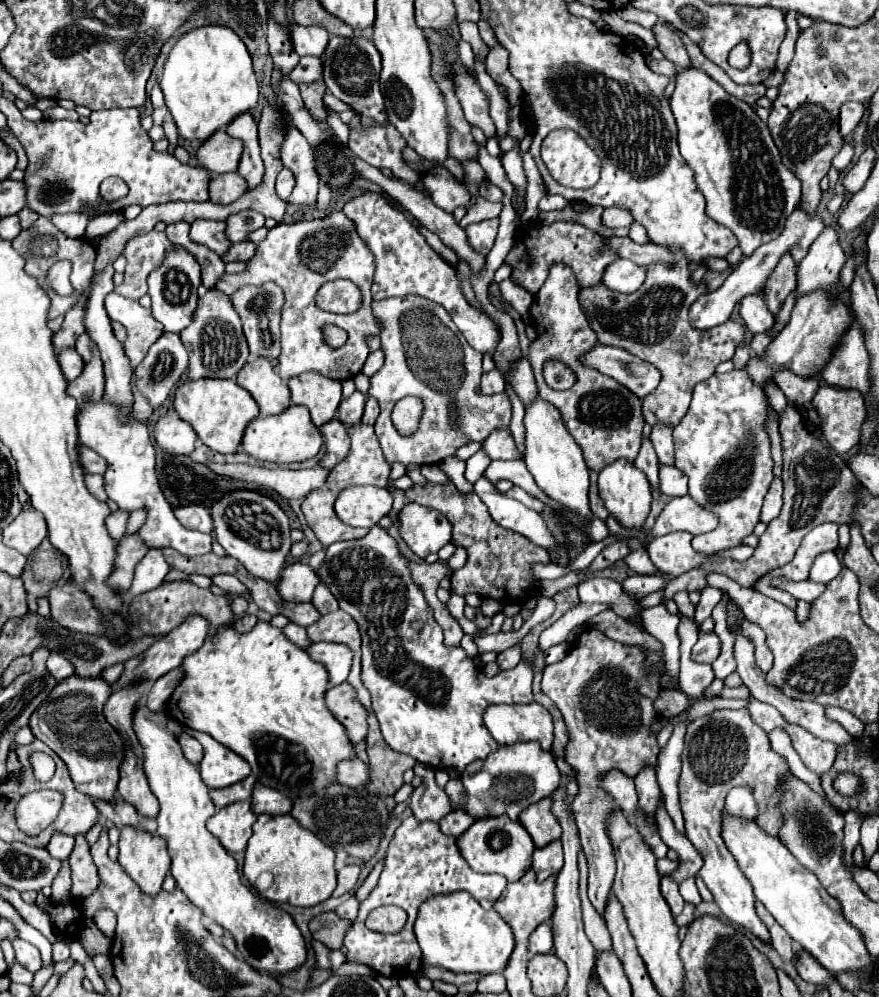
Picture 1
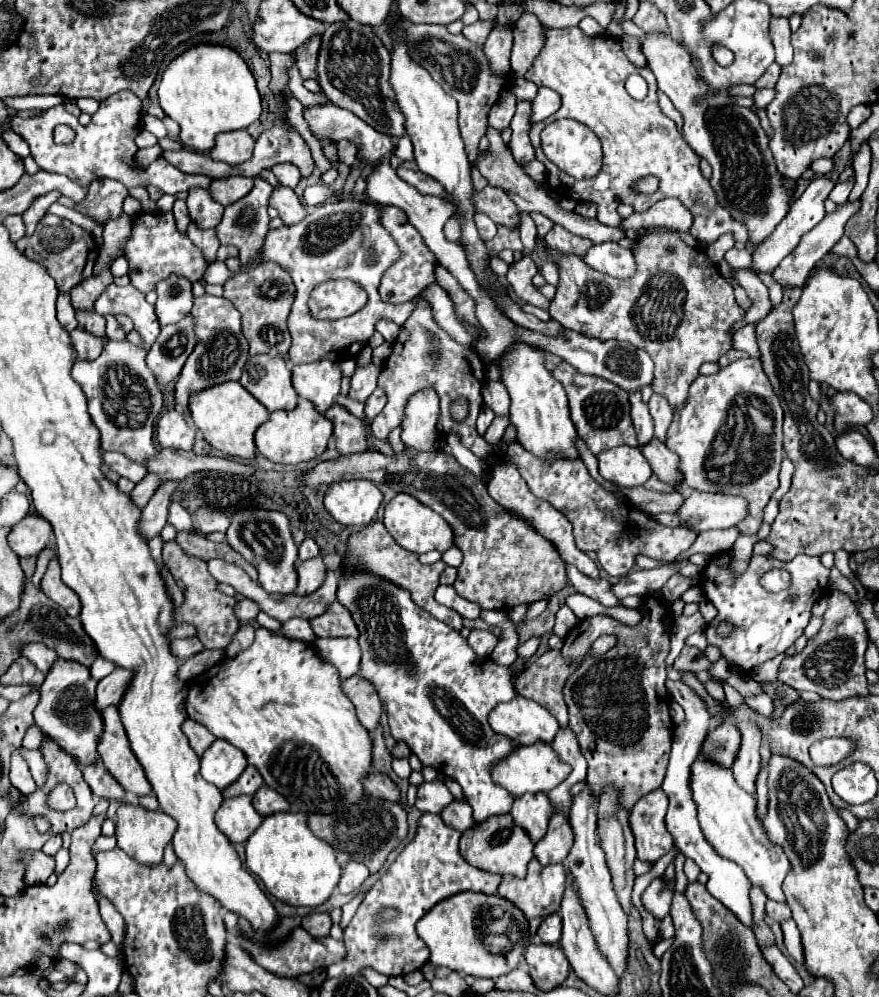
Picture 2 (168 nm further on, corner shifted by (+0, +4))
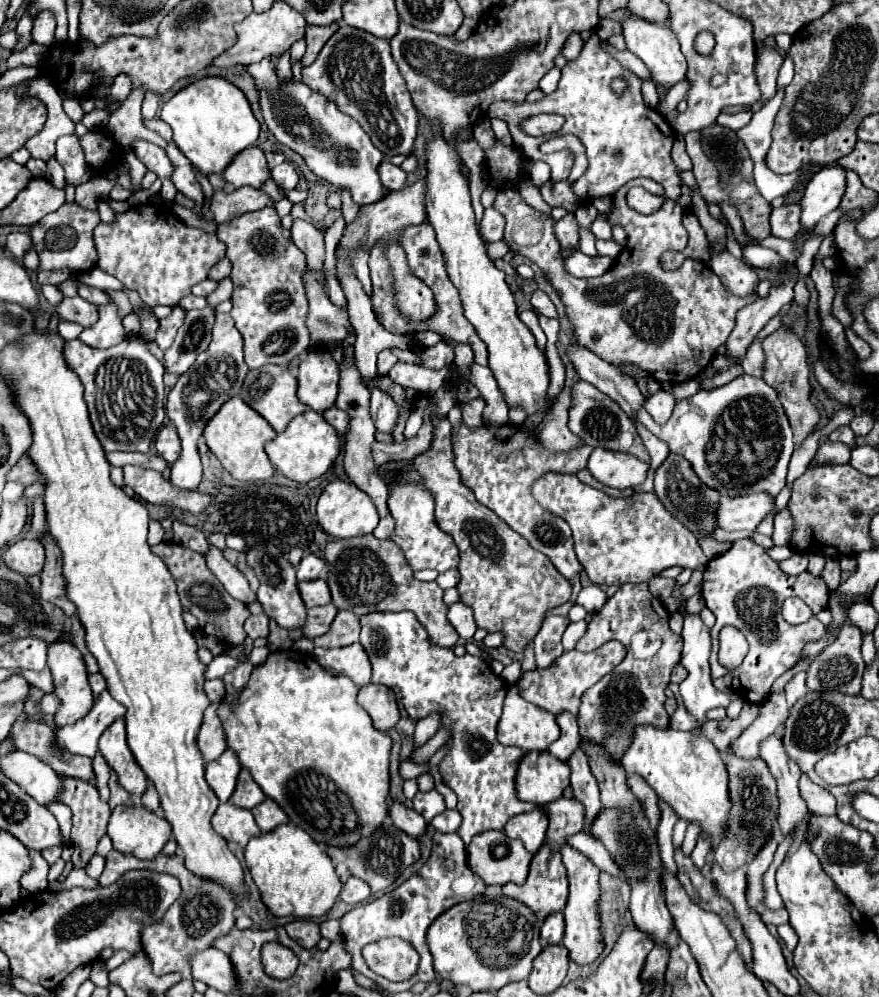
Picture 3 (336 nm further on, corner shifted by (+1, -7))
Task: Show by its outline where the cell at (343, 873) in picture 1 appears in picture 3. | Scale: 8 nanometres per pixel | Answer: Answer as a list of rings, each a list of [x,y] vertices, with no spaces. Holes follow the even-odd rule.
[[[349,876],[349,880],[345,882],[339,898],[341,898],[343,902],[347,902],[347,904],[363,904],[369,896],[371,896],[369,884],[365,884],[361,878]]]

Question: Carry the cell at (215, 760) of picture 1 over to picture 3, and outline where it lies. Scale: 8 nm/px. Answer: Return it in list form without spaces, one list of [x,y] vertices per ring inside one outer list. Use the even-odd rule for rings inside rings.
[[[227,748],[217,760],[207,762],[205,780],[217,794],[219,802],[229,802],[233,788],[237,784],[239,770],[241,770],[241,766],[237,762],[237,754],[231,748]]]

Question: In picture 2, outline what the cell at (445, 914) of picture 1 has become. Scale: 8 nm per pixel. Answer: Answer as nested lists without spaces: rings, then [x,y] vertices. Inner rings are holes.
[[[464,891],[456,893],[438,905],[434,905],[418,923],[416,923],[418,937],[428,945],[430,949],[430,963],[436,967],[448,967],[452,971],[460,971],[466,975],[474,977],[490,977],[498,979],[500,975],[510,973],[516,969],[520,955],[530,943],[528,937],[528,921],[522,915],[518,907],[514,907],[510,901],[498,897],[498,895],[484,895],[484,893],[474,893],[474,891]]]

